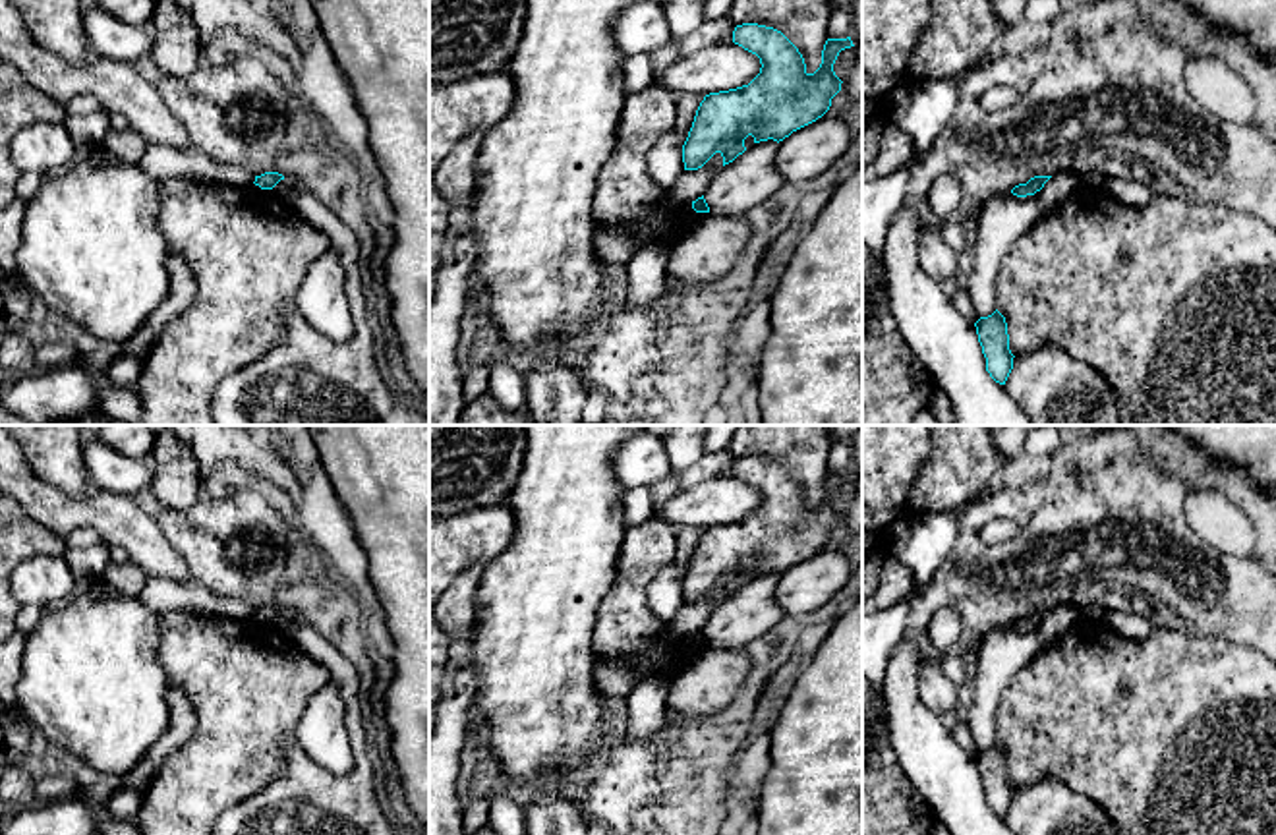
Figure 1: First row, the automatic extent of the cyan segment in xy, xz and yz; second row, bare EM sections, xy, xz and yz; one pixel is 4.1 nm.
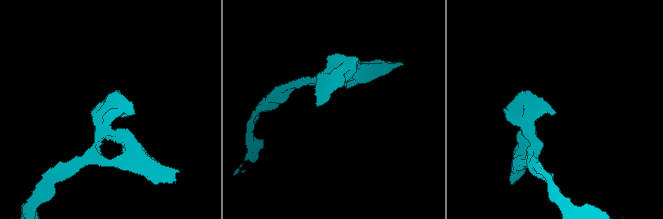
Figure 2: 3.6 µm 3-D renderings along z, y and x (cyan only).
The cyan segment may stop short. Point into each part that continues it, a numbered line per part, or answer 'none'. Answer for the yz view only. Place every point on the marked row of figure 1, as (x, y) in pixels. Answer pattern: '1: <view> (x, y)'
none

